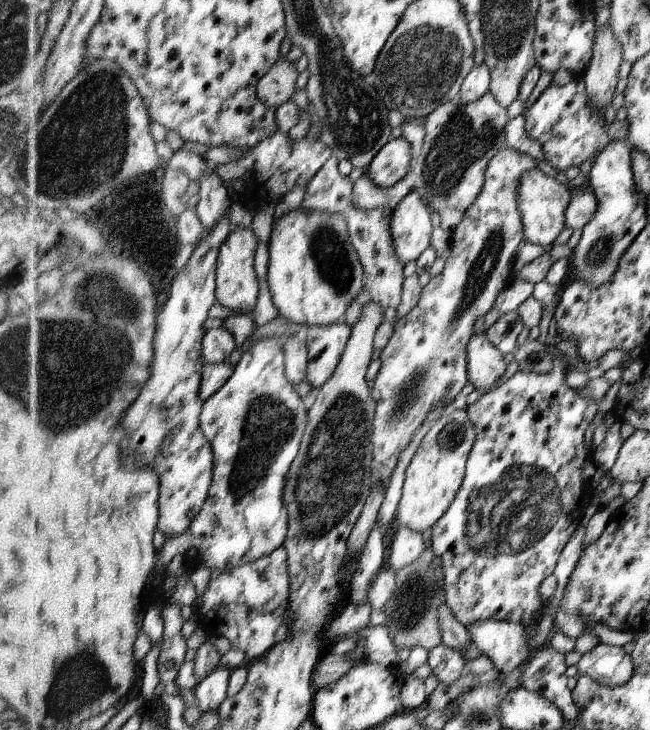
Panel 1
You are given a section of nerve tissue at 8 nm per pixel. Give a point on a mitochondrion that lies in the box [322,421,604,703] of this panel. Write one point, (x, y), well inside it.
(506, 516)

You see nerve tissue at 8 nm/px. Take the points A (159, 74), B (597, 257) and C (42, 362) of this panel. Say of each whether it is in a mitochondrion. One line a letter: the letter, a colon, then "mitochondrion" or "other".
A: other
B: mitochondrion
C: mitochondrion

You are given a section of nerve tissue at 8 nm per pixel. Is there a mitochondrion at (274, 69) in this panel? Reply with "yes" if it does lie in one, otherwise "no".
no

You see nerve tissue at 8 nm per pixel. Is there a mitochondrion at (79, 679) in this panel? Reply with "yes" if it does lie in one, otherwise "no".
yes

